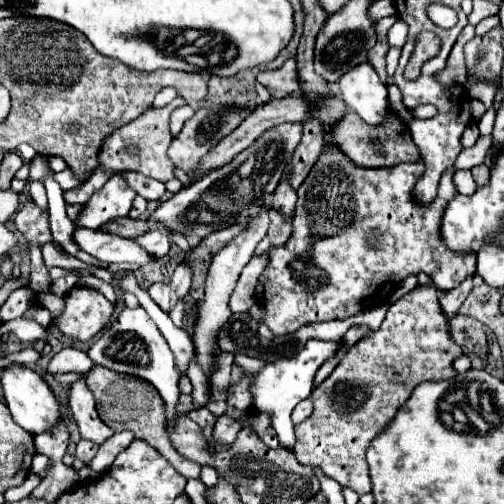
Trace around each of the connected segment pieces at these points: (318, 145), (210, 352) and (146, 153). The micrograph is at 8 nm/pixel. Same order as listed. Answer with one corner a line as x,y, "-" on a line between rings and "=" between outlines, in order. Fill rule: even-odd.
310,119
308,123
304,123
302,141
300,141
290,165
288,165
288,183
292,185
292,189
298,189
302,185
308,171
316,163
316,159
322,151
322,145
324,145
322,137
324,137
324,131
322,131
322,125
318,121
=
260,211
260,215
256,215
254,219
248,221
250,227
246,227
246,231
242,231
242,235
238,235
230,245
226,245
222,251
218,251
218,255
214,255
212,265
208,269
208,277
206,277
206,297
204,301
198,305
196,309
196,321
194,321
194,331
192,331
192,343
194,343
194,355
198,365
202,367
204,375
206,375
206,385
208,385
208,393
210,393
210,377
216,371
216,361
218,355
222,353
218,347
218,331
222,329
222,323
226,323
232,315
228,301
230,295
236,287
236,281
244,269
244,265
252,259
252,253
256,249
256,245
264,239
266,229
268,229
268,211
=
176,97
170,105
166,105
166,107
162,107
162,109
148,109
146,113
142,113
142,115
140,115
138,119
134,119
132,123
128,123
128,125
124,125
122,129
114,131
114,133
106,139
106,143
104,143
104,147
102,147
102,151
100,151
100,165
98,165
98,169
94,171
94,175
92,175
86,183
82,183
80,187
76,187
76,189
72,189
72,191
66,191
66,193
64,193
66,203
70,203
70,205
74,205
74,203
78,203
78,205
86,203
86,199
90,199
90,195
92,195
94,191
102,189
104,183
106,183
114,173
124,171
124,169
144,173
146,177
158,179
158,181
162,181
162,183
174,179
174,173
172,173
174,163
170,161
170,157
168,157
166,151
168,151
168,145
170,145
170,141
172,141
170,115
172,115
172,111
174,111
176,107
180,107
180,105
182,105
182,99
-
132,147
138,149
138,151
136,151
136,153
130,153

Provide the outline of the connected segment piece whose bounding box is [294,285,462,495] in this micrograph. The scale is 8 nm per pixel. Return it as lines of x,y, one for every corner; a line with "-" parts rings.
418,285
412,293
390,305
380,329
370,331
364,339
352,345
340,359
332,375
312,391
314,413
304,423
294,427
296,433
294,453
300,463
322,469
326,477
338,481
342,487
350,487
358,495
372,491
372,481
366,463
366,449
370,441
392,423
396,411
402,407
402,403
410,399
416,385
424,381
444,381
456,375
452,363
456,357
462,355
462,349
454,343
454,339
450,339
448,323
446,317
442,315
436,295
438,295
436,287

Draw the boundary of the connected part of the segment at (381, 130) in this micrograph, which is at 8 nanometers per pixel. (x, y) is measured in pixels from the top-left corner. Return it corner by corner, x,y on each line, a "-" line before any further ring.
348,111
348,115
344,115
344,119
334,125
330,133
326,133
326,143
340,147
360,167
394,167
398,163
414,163
420,159
418,147
412,143
408,125
394,113
388,113
382,127
366,127
366,123
362,123
362,119
354,115
354,111

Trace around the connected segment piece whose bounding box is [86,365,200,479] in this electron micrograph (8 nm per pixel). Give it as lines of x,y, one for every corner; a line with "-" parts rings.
98,365
92,367
92,371
86,377
86,383
88,383
88,389
96,397
98,415
106,425
114,425
116,427
114,431
132,431
138,439
144,439
154,449
158,449
162,455
166,455
166,459
176,467
176,471
180,475
184,475
186,479
200,479
198,463
186,461
172,447
172,443
166,435
166,419
162,419
162,399
158,399
158,391
154,391
154,387
150,383
146,383
138,377
132,377
132,375
114,373
114,371
110,371
106,367
98,367

